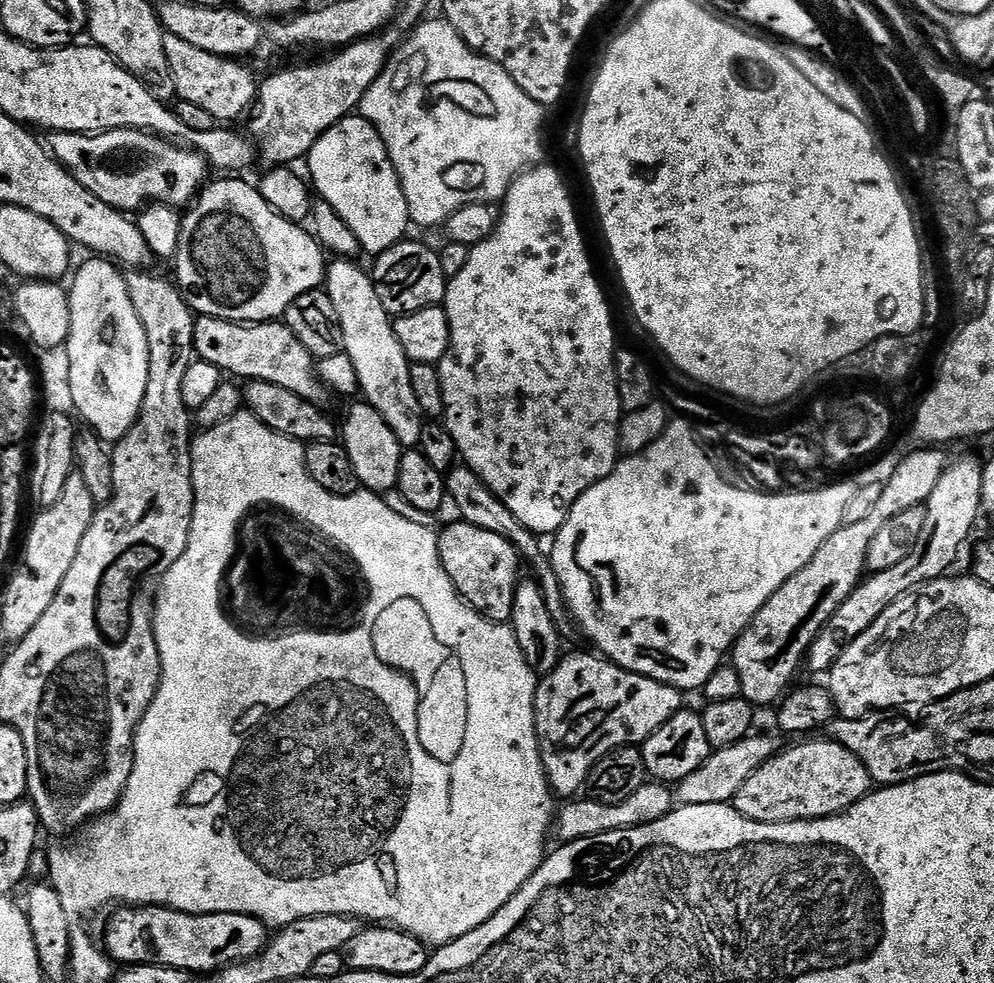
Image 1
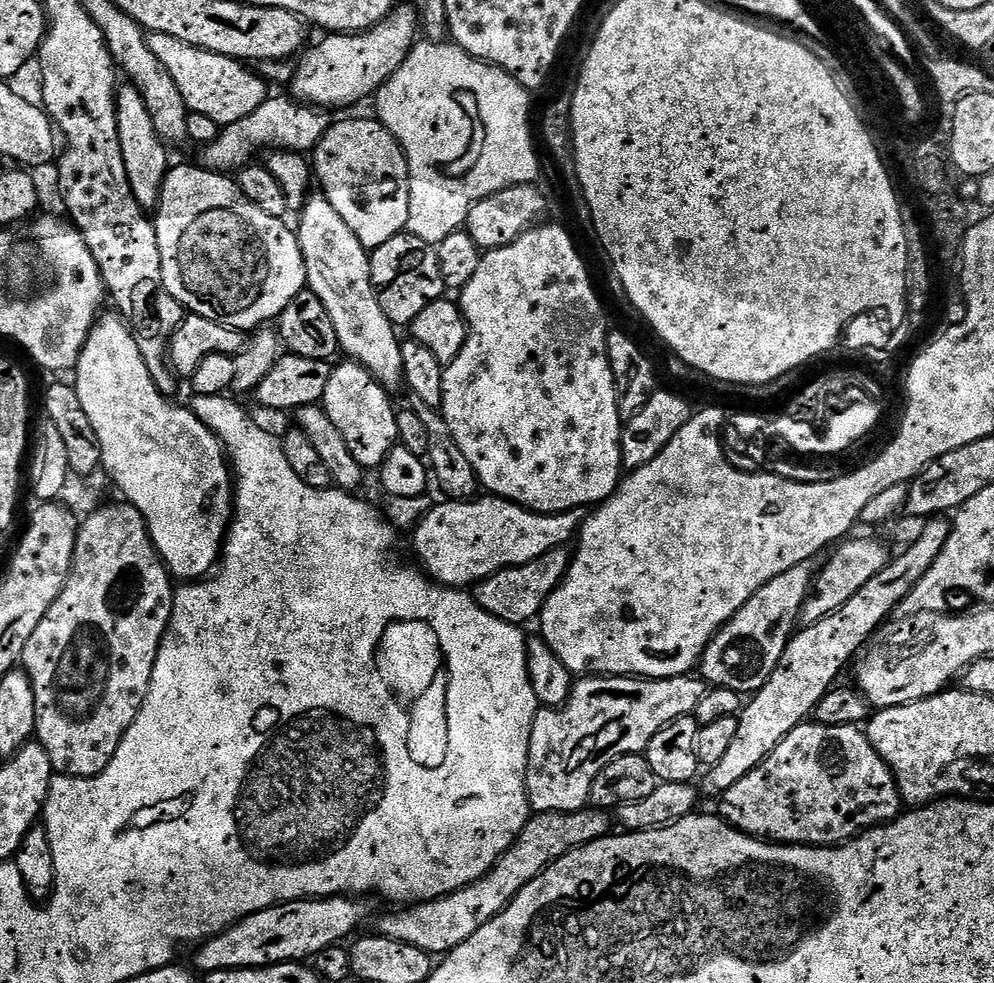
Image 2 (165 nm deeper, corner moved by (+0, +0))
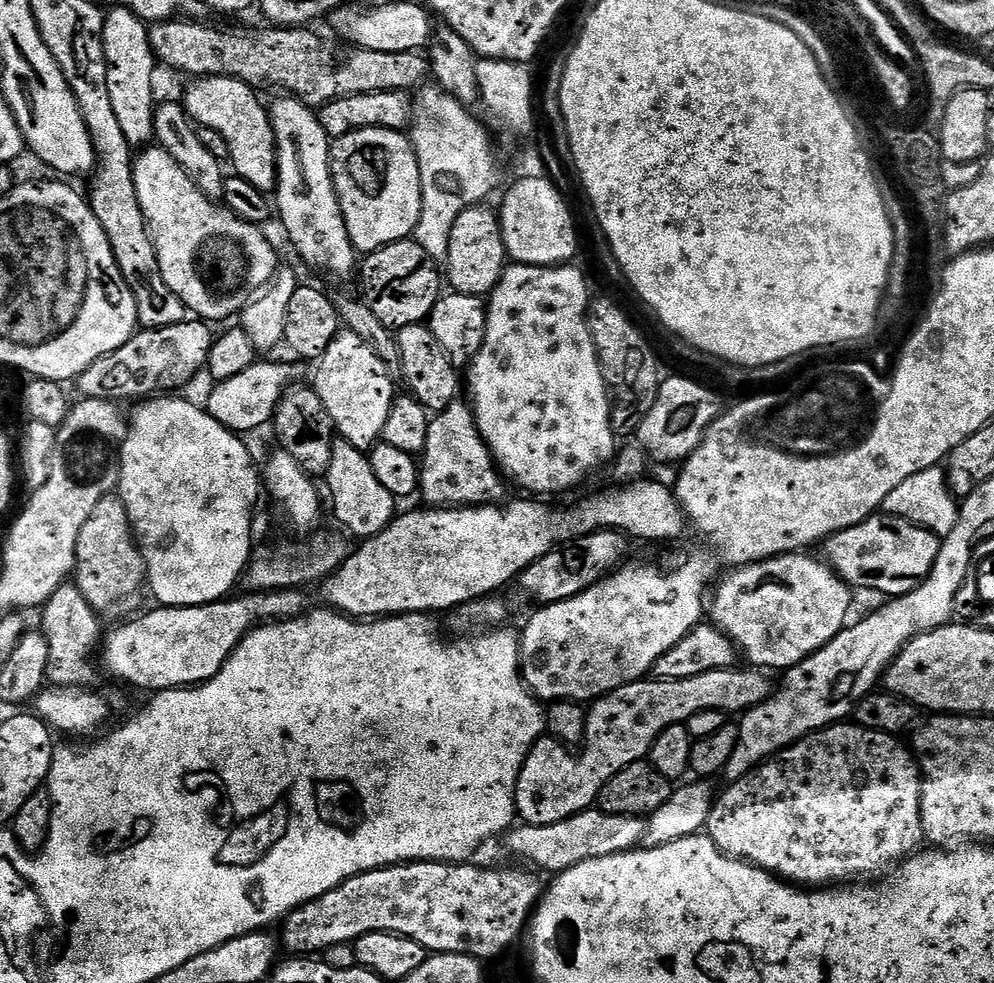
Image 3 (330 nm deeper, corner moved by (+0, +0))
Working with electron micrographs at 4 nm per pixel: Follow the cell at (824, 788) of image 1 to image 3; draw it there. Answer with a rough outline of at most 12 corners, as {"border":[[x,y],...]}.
{"border":[[841,722],[733,780],[706,835],[797,886],[921,851],[922,773]]}

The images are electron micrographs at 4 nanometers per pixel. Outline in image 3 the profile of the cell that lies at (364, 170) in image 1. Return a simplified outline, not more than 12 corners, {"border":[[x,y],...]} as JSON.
{"border":[[404,132],[332,144],[357,253],[409,239],[422,214]]}

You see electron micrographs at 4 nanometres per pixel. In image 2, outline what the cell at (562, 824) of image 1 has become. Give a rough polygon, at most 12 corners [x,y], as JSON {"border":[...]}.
{"border":[[609,813],[529,815],[473,884],[404,906],[379,935],[440,958],[534,878],[613,831]]}

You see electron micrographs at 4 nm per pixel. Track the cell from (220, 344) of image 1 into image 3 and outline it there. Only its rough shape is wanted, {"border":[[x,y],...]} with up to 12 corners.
{"border":[[199,318],[137,331],[74,387],[85,400],[164,394],[205,371]]}

